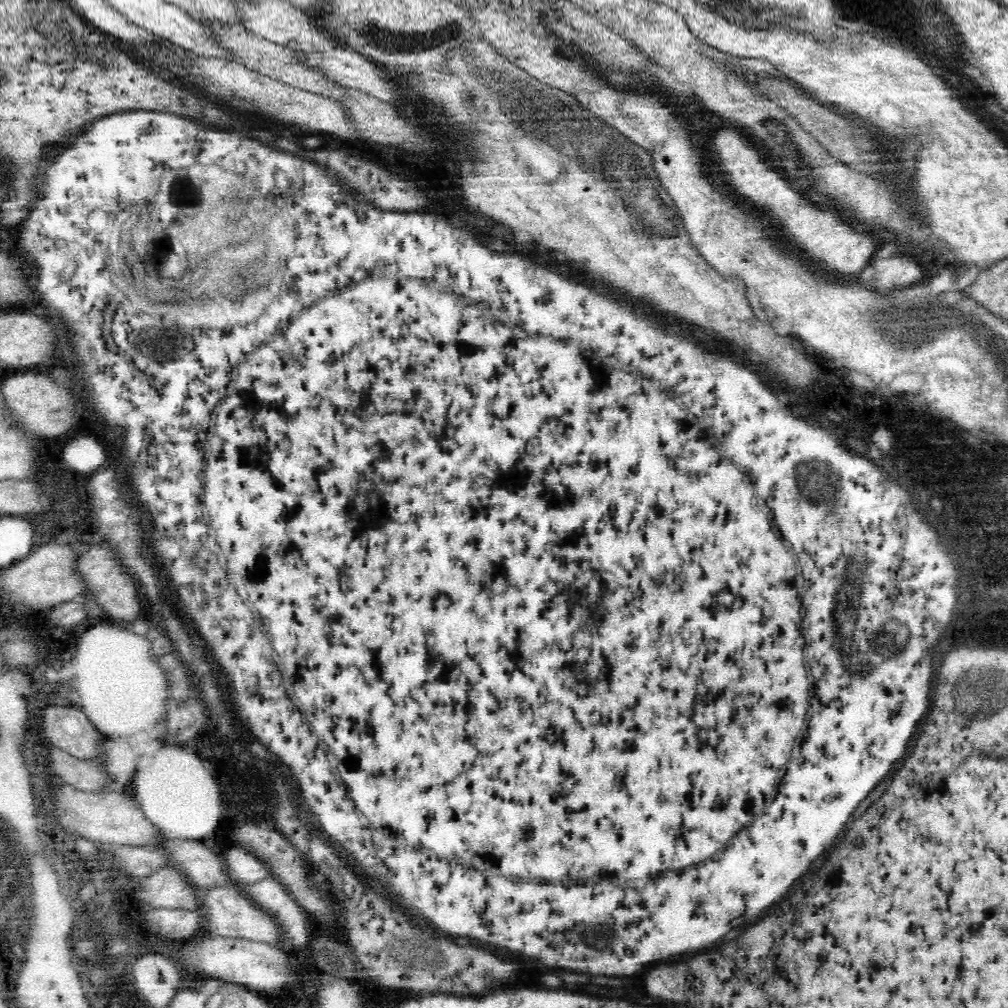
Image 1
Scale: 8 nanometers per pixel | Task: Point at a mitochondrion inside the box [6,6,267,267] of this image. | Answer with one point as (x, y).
(182, 192)

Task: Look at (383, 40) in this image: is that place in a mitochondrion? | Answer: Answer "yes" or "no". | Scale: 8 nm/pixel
yes

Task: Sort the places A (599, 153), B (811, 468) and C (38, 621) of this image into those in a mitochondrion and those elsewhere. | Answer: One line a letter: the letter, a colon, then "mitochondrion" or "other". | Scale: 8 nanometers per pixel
A: mitochondrion
B: mitochondrion
C: other

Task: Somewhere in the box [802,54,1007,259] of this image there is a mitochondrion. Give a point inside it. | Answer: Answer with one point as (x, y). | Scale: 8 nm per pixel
(858, 133)

